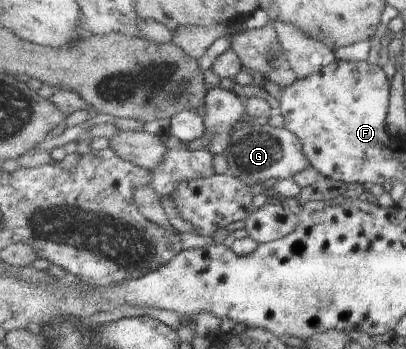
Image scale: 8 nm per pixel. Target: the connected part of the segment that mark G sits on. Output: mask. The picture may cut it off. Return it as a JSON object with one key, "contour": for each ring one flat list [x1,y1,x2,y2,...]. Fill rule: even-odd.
{"contour":[[239,121,231,131,230,145,221,154,227,163,223,175,238,177,249,186,265,180,291,179,295,174,313,167,303,152,301,139,284,126,273,127,256,122]]}

